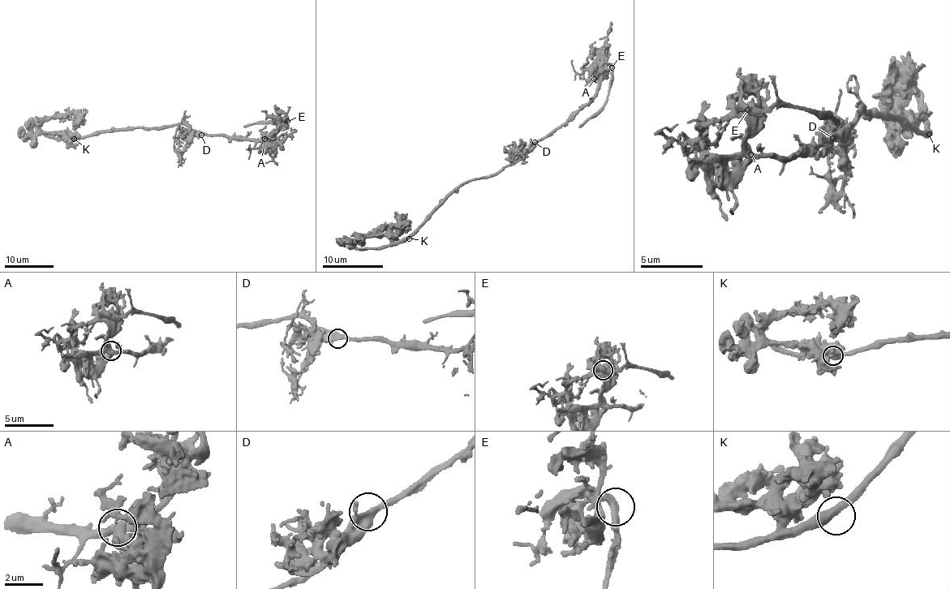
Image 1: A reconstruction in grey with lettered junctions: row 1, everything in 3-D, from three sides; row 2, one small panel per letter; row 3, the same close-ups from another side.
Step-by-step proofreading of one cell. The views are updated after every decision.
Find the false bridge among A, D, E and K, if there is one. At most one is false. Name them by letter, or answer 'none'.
none

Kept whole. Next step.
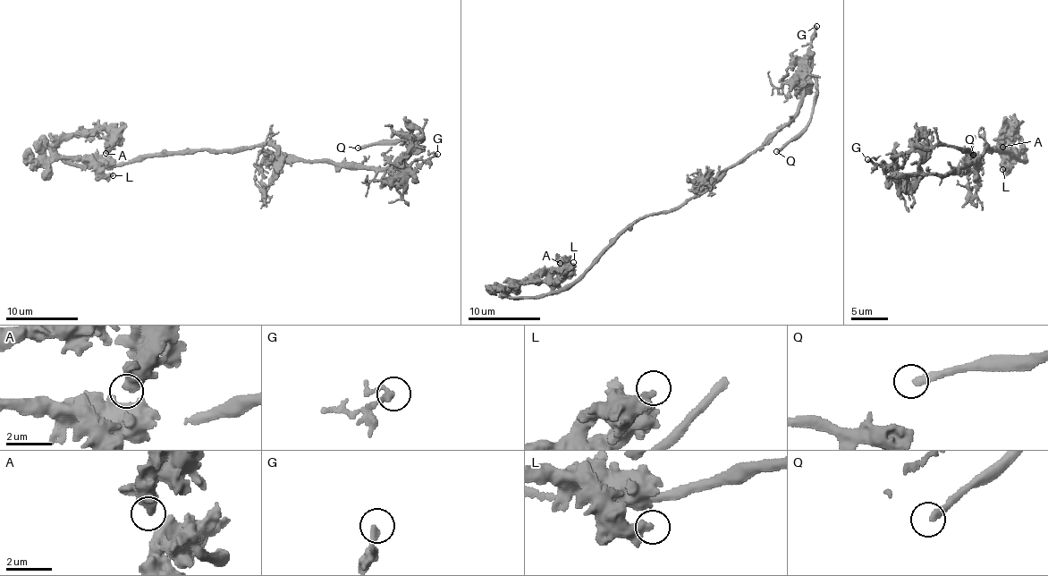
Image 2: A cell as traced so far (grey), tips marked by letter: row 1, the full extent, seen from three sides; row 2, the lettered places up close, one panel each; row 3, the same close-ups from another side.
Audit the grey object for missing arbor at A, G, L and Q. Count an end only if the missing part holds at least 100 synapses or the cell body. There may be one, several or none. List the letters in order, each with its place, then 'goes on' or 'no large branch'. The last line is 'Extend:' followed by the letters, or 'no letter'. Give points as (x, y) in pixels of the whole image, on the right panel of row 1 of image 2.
A: (1002, 147) | no large branch
G: (867, 159) | no large branch
L: (1002, 169) | no large branch
Q: (973, 155) | goes on
Extend: Q

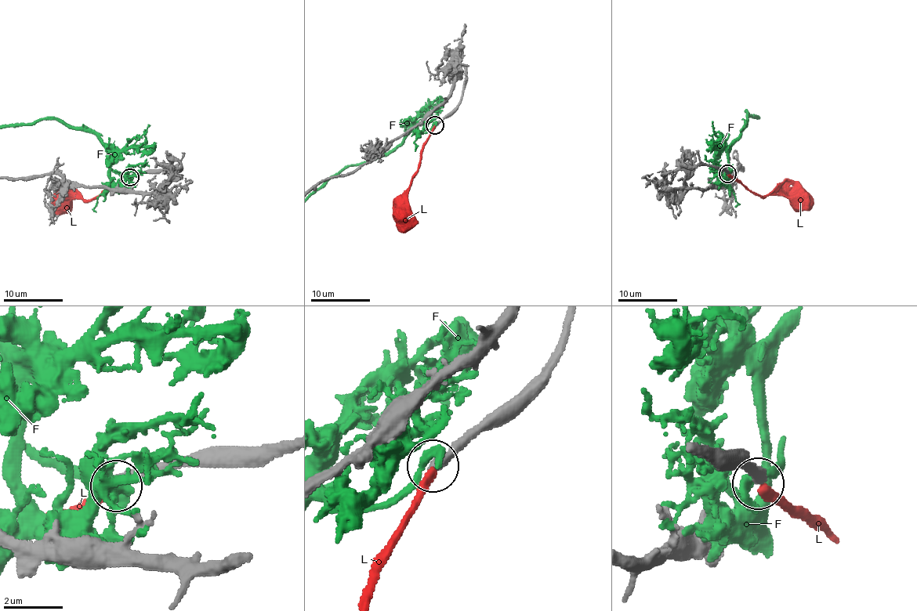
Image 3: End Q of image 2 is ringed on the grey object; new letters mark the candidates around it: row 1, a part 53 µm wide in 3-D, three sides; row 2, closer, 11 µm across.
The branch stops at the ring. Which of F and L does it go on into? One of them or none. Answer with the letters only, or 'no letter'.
no letter

